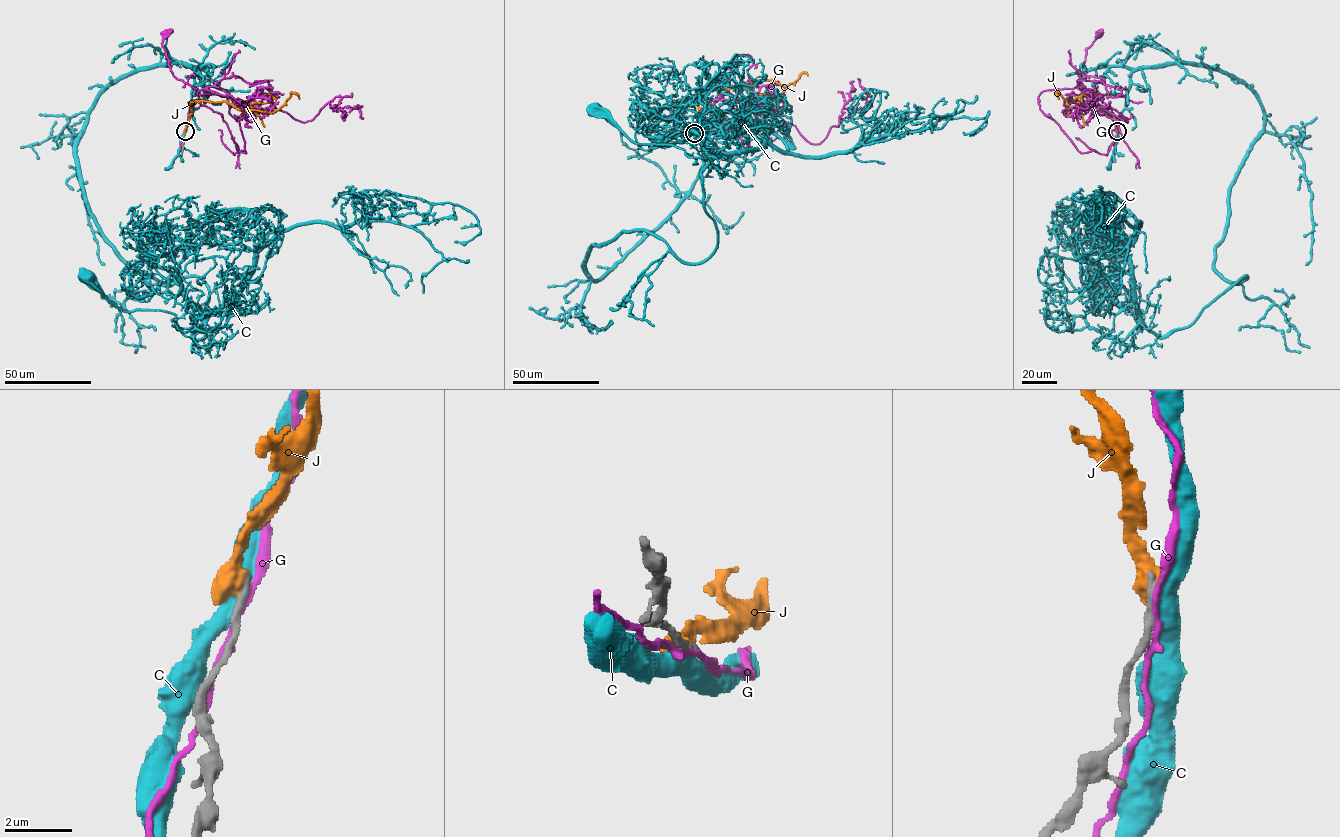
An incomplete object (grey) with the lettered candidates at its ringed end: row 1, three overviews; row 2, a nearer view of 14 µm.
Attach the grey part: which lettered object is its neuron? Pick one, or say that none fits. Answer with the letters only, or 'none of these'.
none of these

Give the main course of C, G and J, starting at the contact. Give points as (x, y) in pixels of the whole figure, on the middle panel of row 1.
C: (693, 133), (694, 186), (594, 280), (621, 232), (689, 263), (717, 241), (711, 158), (594, 108)
G: (693, 133), (696, 134), (704, 113), (705, 97), (693, 95), (684, 101), (677, 100), (671, 108), (674, 116)
J: (693, 133), (701, 123), (698, 101), (705, 91), (760, 80), (787, 86), (802, 73), (808, 75)

